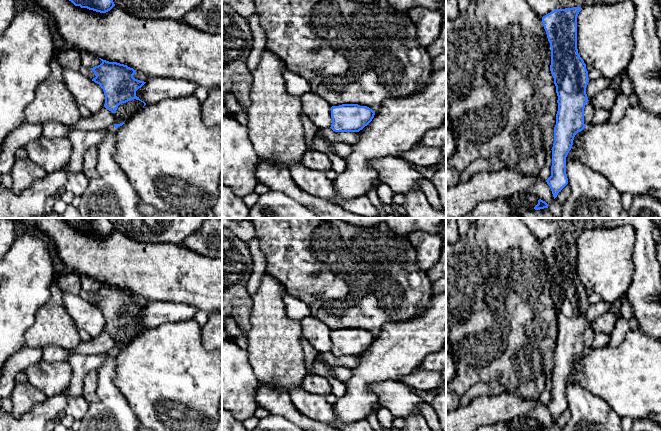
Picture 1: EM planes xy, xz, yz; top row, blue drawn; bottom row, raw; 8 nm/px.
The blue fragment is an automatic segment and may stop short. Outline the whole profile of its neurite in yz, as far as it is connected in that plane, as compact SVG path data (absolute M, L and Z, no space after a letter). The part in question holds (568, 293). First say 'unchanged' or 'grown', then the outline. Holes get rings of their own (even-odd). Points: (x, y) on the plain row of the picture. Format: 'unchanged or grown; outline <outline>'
unchanged; outline M580 231L556 233L542 241L542 247L551 272L550 295L554 302L558 320L554 367L551 373L551 400L546 404L554 423L568 408L566 381L572 372L574 361L586 351L584 348L584 332L589 325L586 318L589 302L586 288L578 278L577 273L577 240L581 233Z

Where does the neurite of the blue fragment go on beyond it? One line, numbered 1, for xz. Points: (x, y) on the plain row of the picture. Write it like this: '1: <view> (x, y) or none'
1: none

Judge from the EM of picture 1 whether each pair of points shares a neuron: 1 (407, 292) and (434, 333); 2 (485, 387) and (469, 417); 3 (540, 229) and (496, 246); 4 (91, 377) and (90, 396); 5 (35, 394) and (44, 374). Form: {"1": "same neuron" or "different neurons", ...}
{"1": "different neurons", "2": "different neurons", "3": "different neurons", "4": "same neuron", "5": "different neurons"}

